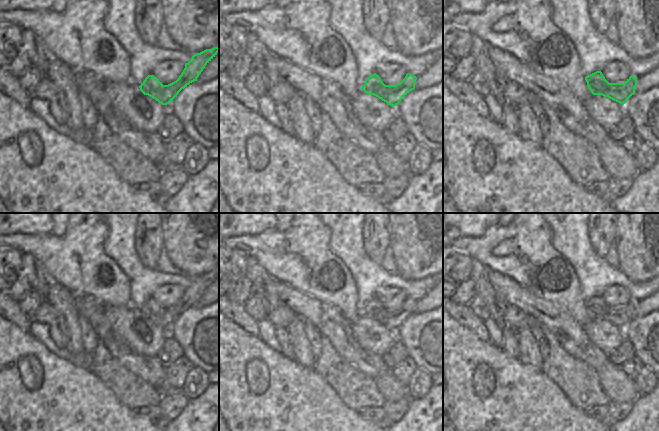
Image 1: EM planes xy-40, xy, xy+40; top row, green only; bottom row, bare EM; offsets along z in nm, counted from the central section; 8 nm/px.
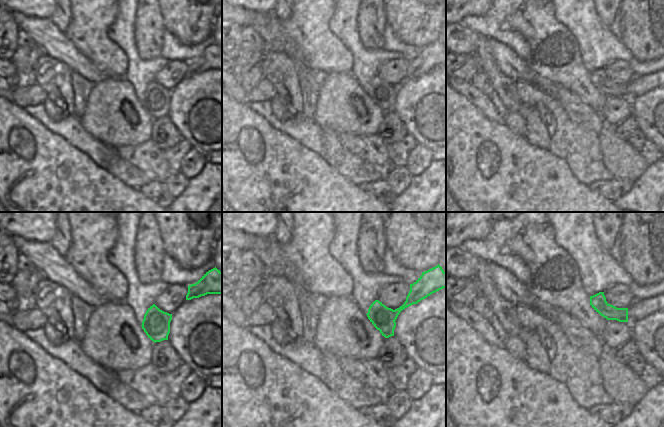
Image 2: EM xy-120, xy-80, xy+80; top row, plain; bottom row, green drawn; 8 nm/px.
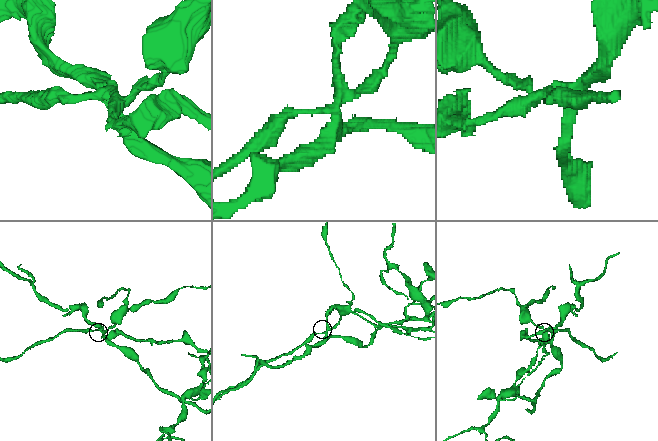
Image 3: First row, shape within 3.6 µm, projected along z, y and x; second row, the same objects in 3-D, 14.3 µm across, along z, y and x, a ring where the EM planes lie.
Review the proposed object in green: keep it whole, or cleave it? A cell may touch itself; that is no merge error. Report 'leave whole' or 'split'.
split

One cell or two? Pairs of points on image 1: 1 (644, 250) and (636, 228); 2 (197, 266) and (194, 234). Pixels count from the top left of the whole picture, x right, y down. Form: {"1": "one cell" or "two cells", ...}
{"1": "one cell", "2": "one cell"}

